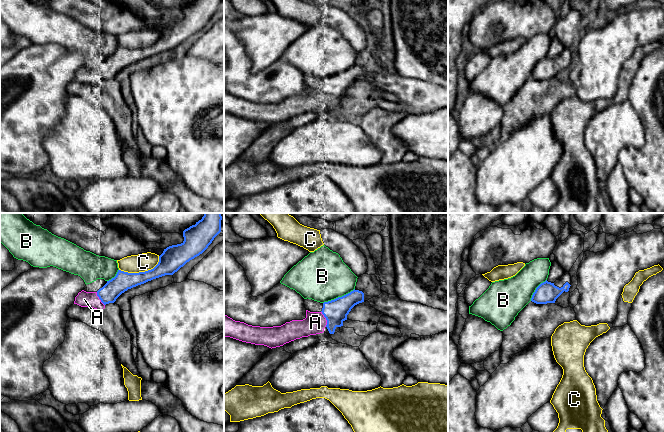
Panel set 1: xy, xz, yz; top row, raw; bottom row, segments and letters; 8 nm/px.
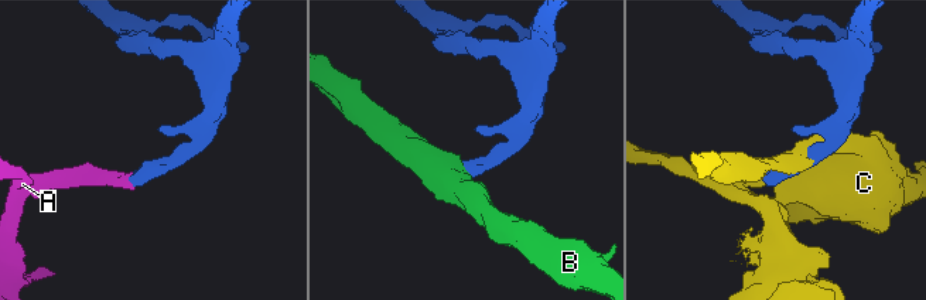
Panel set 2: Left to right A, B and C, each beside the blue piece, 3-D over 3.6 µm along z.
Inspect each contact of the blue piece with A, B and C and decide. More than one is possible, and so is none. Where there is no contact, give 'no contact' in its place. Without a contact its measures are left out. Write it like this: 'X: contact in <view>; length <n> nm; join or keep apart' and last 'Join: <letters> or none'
A: contact in xz; length 130 nm; join
B: contact in xz; length 280 nm; keep apart
C: contact in xy; length 340 nm; keep apart
Join: A

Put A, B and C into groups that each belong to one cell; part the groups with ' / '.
A / B / C

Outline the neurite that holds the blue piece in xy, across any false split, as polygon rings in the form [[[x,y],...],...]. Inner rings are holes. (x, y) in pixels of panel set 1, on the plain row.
[[[221,0],[192,1],[183,7],[184,17],[181,20],[164,25],[153,45],[139,49],[118,46],[116,52],[97,68],[79,68],[74,80],[103,86],[106,80],[114,79],[128,65],[165,51],[173,51],[187,38],[202,30],[220,8]]]

